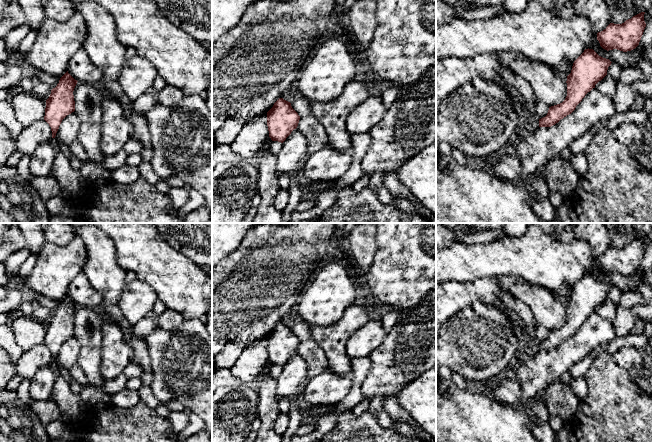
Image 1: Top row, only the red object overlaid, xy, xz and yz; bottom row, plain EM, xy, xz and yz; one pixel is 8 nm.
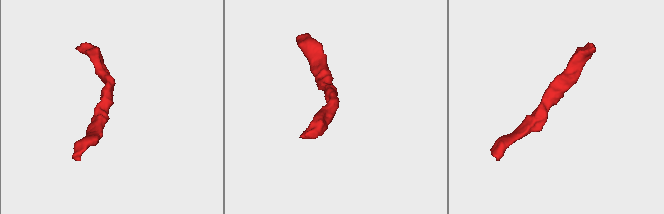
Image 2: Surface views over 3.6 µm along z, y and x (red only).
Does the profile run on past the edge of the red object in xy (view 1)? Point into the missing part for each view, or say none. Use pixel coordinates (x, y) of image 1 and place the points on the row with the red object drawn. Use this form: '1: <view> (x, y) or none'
1: none

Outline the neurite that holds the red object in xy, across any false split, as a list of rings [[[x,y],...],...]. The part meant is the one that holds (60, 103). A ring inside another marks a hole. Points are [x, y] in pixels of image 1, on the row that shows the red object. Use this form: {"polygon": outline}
{"polygon": [[[67,71],[46,100],[44,120],[51,127],[52,138],[55,138],[62,120],[75,111],[73,91],[77,82]]]}

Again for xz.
{"polygon": [[[279,98],[267,112],[267,126],[272,141],[283,143],[291,132],[297,128],[300,120],[291,103]]]}

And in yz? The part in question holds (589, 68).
{"polygon": [[[585,49],[574,61],[567,76],[567,96],[557,105],[549,107],[545,117],[539,119],[539,127],[551,127],[571,114],[585,95],[606,75],[611,65],[609,59],[599,56],[593,49]]]}

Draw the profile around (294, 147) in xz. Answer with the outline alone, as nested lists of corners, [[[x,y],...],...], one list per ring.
[[[296,128],[283,142],[283,147],[277,156],[276,177],[288,175],[292,177],[300,174],[298,169],[299,160],[309,155],[307,151],[307,140]]]

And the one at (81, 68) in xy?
[[[83,48],[71,58],[67,71],[78,82],[101,86],[103,73],[93,64]]]

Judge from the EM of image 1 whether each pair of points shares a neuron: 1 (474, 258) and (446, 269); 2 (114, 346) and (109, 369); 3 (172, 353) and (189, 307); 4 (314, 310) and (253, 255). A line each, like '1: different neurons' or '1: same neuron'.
1: same neuron
2: same neuron
3: different neurons
4: different neurons

